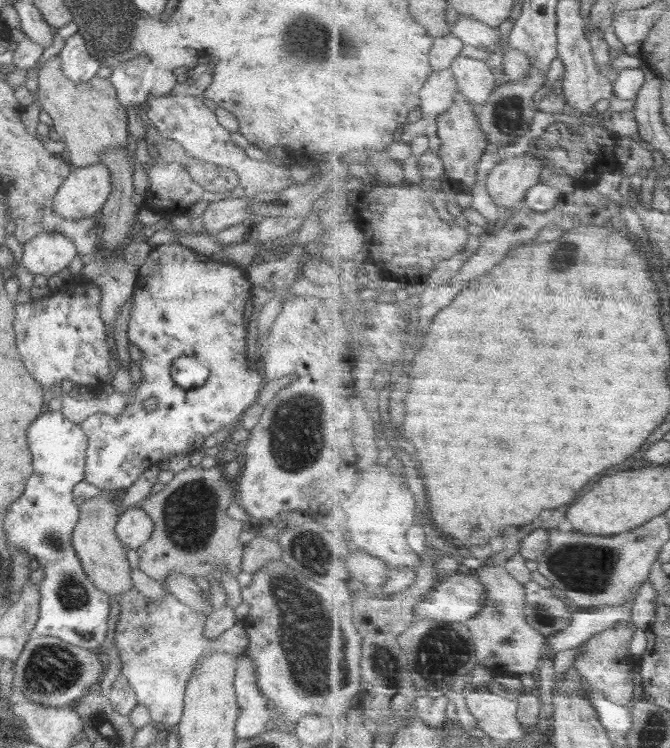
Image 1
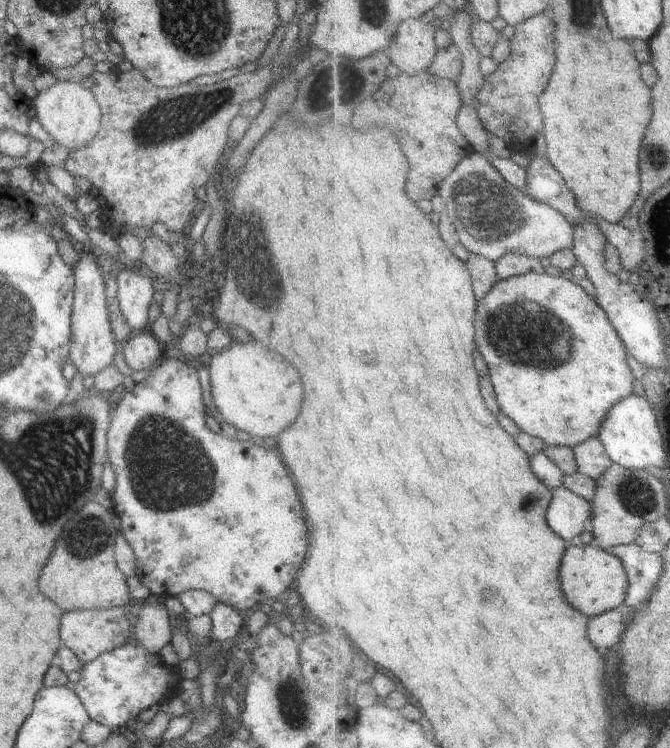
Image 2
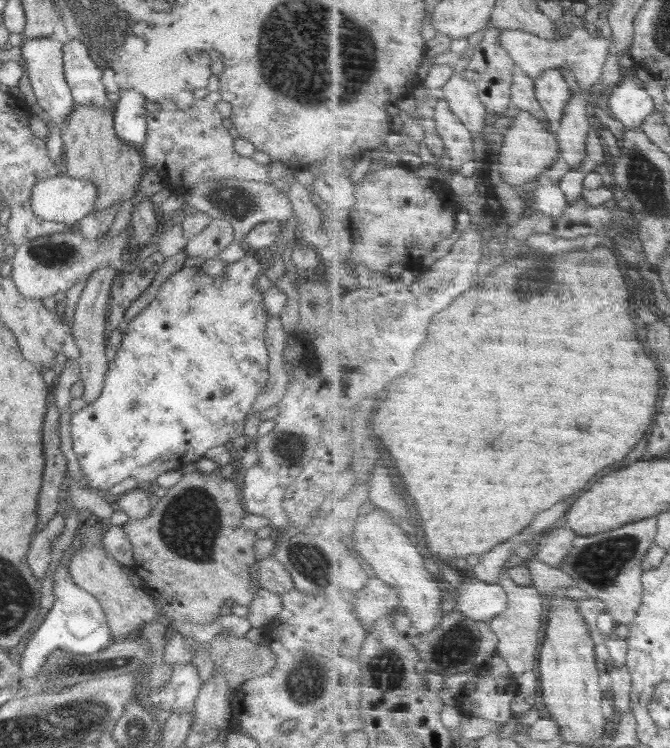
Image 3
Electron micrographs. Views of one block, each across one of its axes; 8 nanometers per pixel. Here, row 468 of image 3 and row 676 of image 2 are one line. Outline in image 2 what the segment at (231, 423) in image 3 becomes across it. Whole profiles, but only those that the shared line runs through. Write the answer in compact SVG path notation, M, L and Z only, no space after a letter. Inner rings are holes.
M129 641L124 646L120 646L115 650L110 650L105 654L102 654L99 658L96 658L90 663L84 663L80 672L80 680L76 684L66 684L69 690L72 690L84 706L86 713L90 716L92 721L98 722L112 730L124 729L127 722L138 718L138 714L142 710L148 710L152 706L160 706L165 703L170 703L173 698L180 696L180 682L184 680L179 672L173 672L171 666L164 662L158 662L157 664L150 662L150 659L155 654L148 652L144 649L142 644Z

